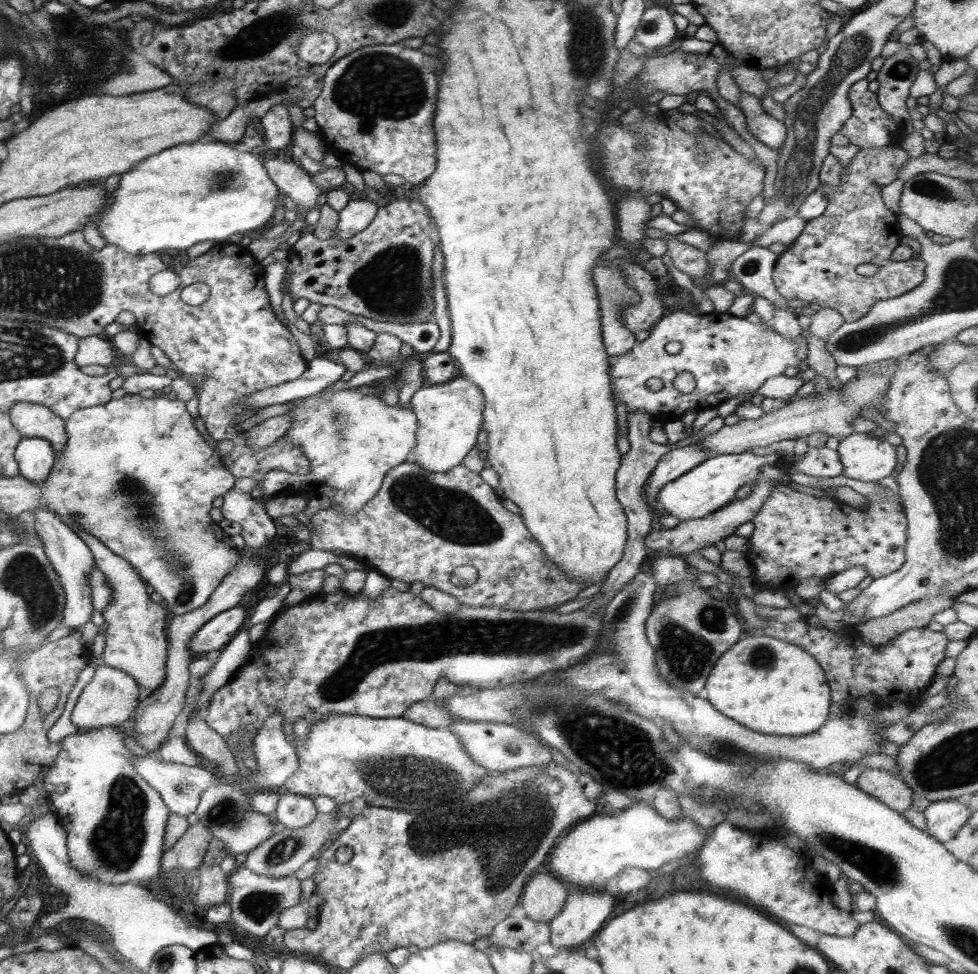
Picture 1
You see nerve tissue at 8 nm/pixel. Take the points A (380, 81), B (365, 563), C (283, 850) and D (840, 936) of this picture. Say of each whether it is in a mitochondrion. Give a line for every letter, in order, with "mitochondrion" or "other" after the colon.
A: mitochondrion
B: other
C: mitochondrion
D: other

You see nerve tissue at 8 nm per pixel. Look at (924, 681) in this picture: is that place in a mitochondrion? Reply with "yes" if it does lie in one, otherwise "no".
no

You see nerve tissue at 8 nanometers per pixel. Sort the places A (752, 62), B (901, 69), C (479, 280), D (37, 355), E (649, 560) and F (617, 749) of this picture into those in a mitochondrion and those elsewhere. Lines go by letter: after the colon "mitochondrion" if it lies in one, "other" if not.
A: other
B: mitochondrion
C: other
D: mitochondrion
E: other
F: mitochondrion

